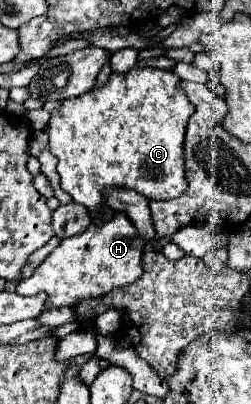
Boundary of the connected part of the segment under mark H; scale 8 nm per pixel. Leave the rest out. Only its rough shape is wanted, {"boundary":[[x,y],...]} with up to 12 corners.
{"boundary":[[124,213],[62,239],[16,293],[74,307],[142,275]]}

